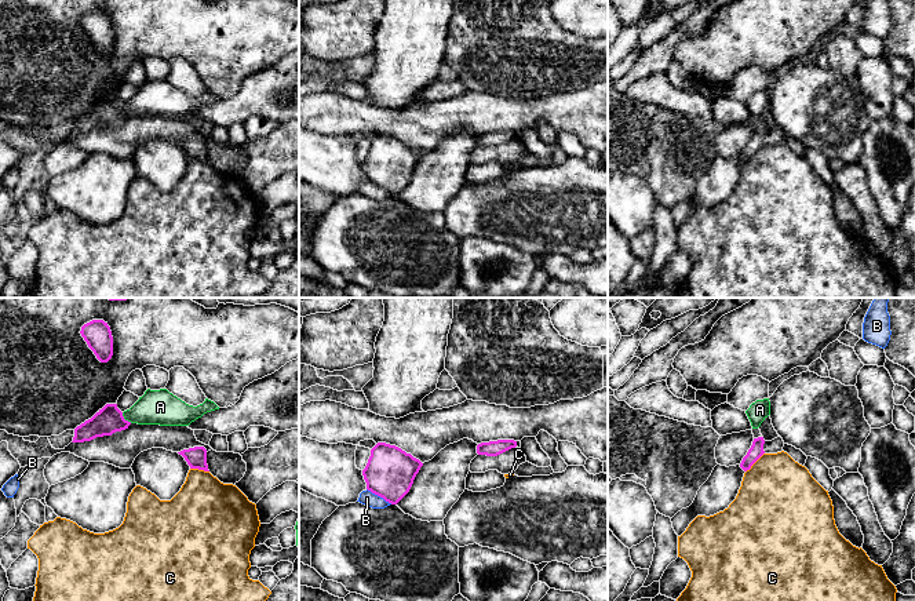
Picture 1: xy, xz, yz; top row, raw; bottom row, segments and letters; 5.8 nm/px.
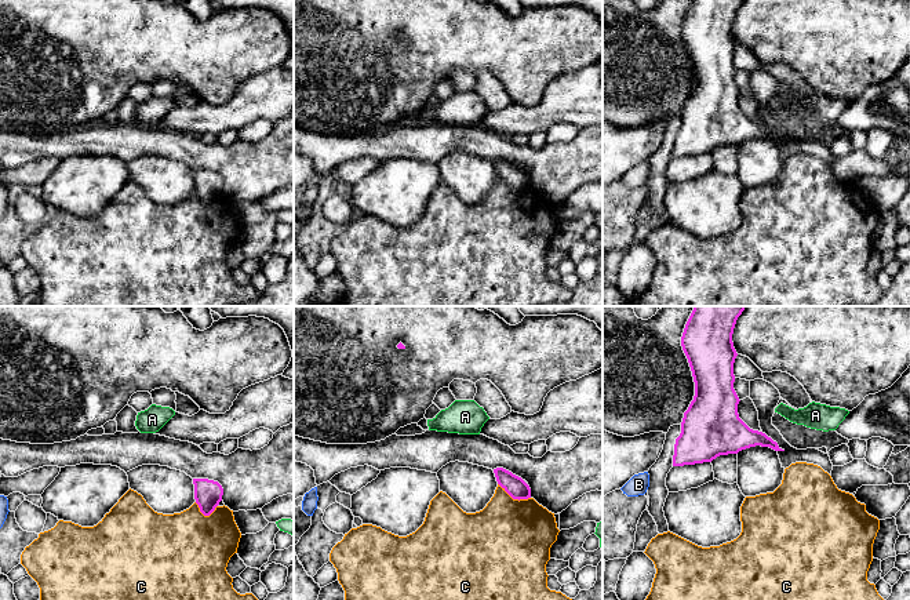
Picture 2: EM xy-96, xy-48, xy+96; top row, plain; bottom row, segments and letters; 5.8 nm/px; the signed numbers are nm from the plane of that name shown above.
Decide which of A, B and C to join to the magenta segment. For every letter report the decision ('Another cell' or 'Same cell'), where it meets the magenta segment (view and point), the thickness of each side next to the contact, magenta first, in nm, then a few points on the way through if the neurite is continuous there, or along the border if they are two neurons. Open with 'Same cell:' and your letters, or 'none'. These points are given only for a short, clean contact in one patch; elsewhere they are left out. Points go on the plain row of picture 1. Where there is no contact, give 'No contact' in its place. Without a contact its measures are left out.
Same cell: none
A: Another cell. Touches magenta at xy (124, 110). Thickness 160 nm (magenta) against 200 nm. Boundary: xy (121, 104), (131, 113)
B: Another cell. Touches magenta at xz (379, 186). Thickness 280 nm (magenta) against 90 nm. Boundary: xz (367, 179), (392, 195)
C: Another cell. Touches magenta at yz (755, 152). Thickness 80 nm (magenta) against 460 nm

